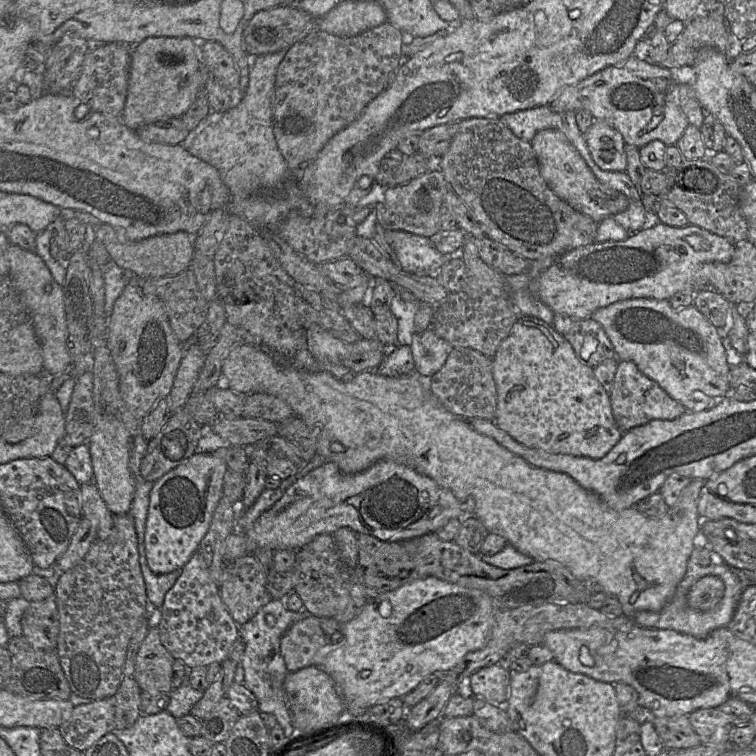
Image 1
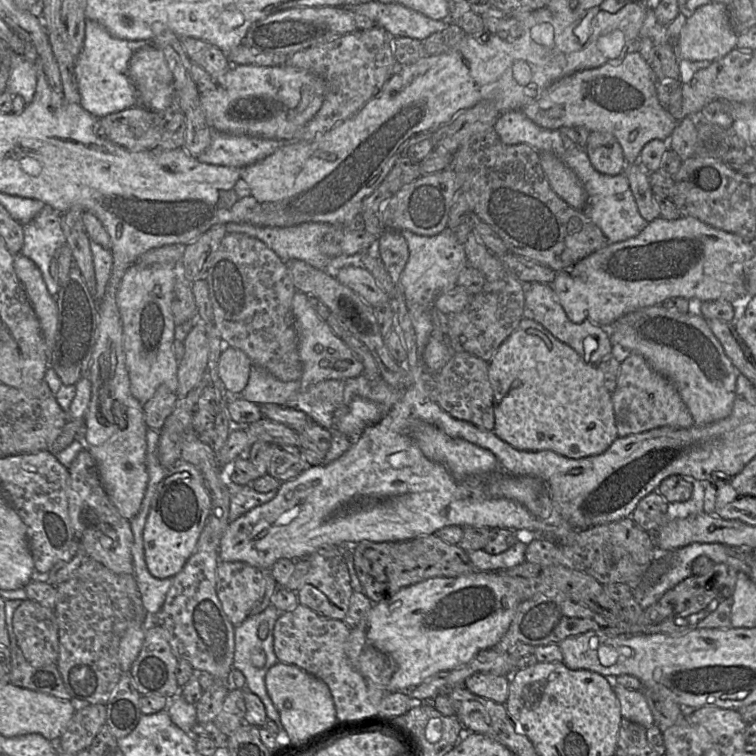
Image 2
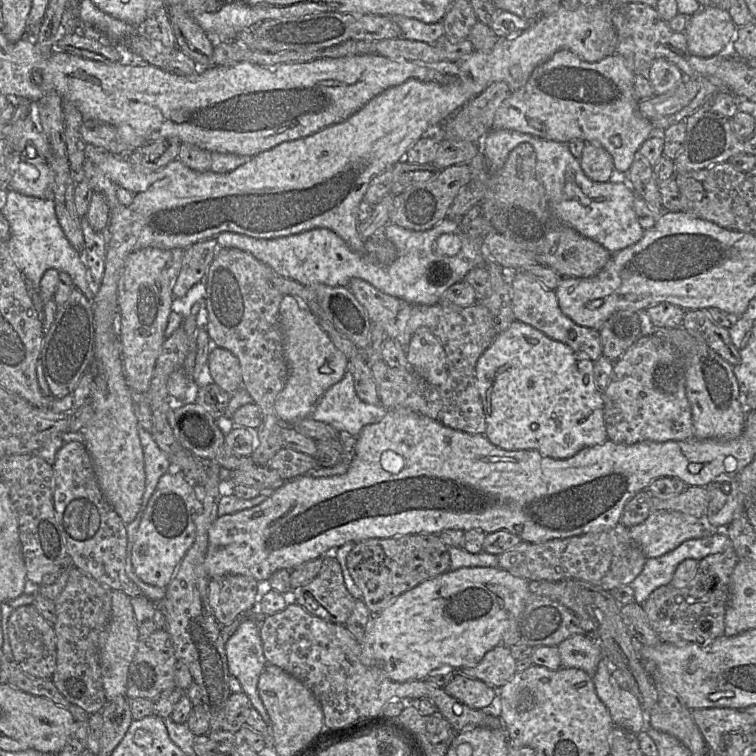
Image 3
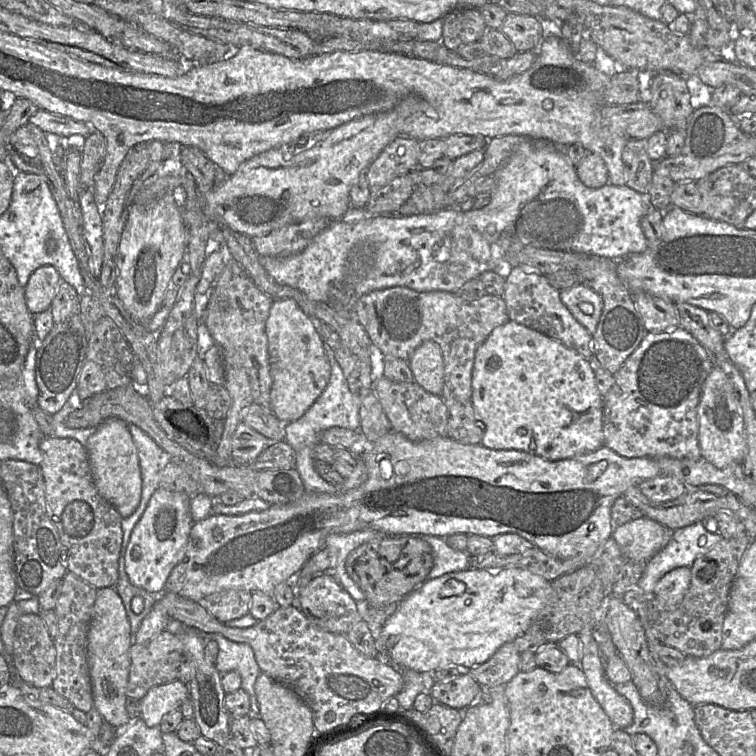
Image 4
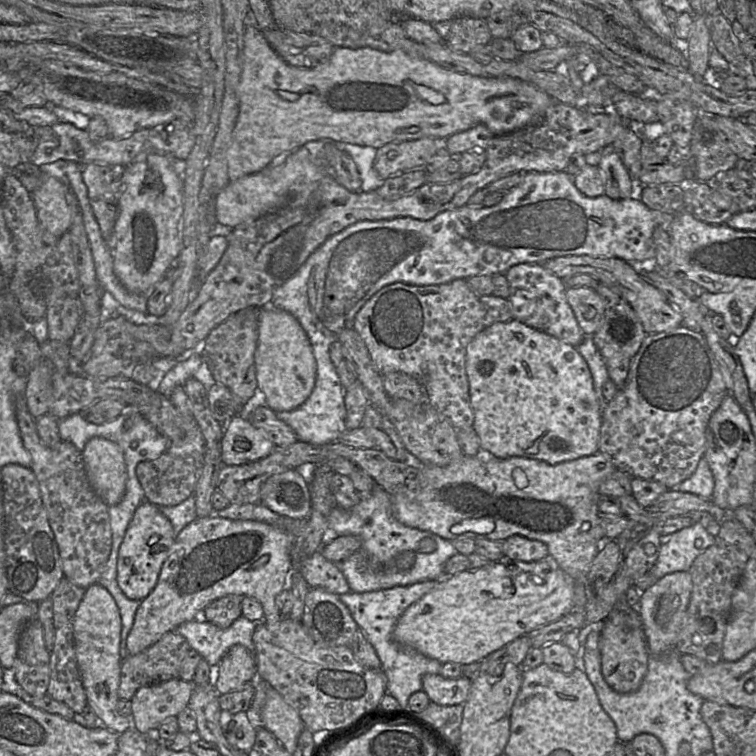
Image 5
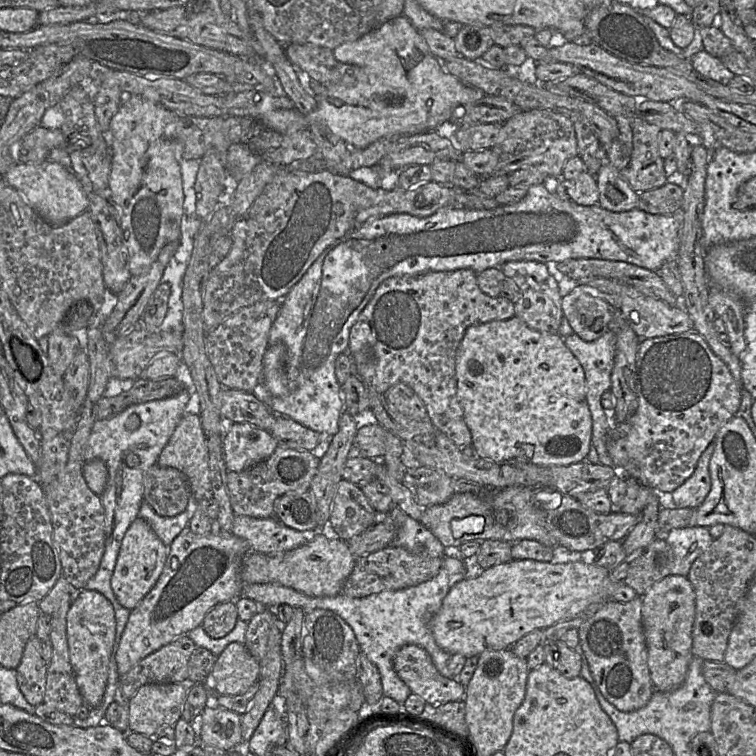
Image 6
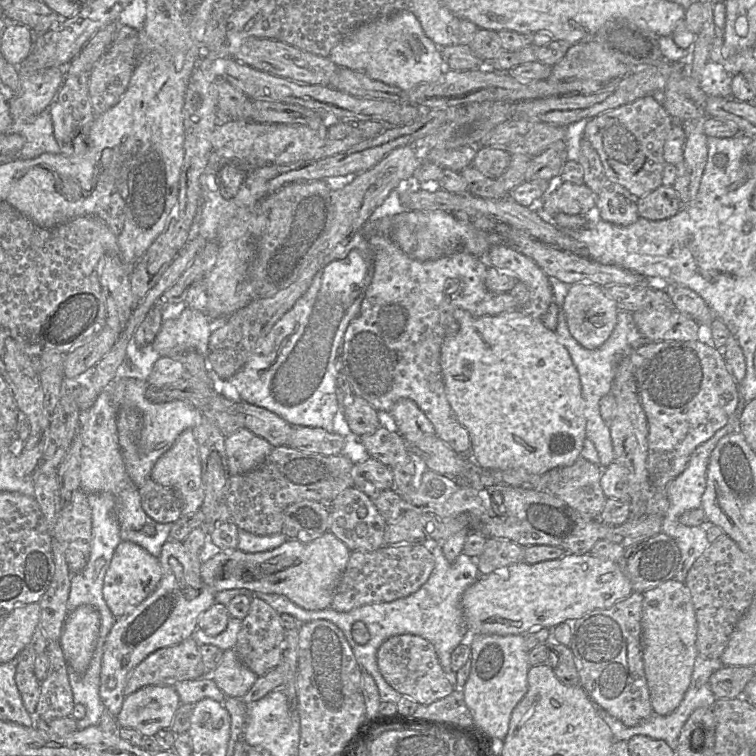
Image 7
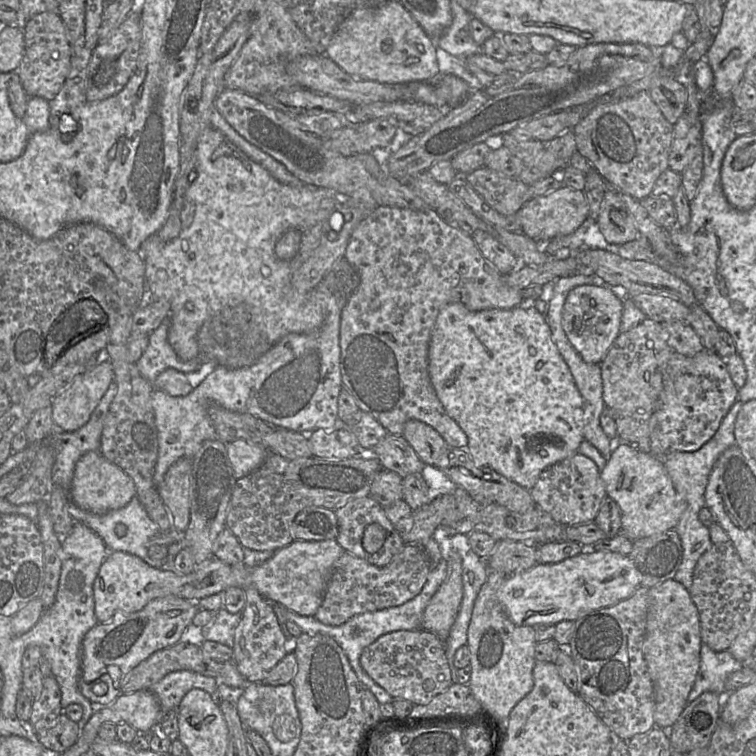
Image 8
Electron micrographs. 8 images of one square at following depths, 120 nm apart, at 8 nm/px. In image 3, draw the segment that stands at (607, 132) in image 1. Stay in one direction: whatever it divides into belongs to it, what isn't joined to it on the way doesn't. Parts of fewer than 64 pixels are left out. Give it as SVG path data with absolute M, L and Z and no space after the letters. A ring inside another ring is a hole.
M585 142L580 166L585 175L594 182L609 182L614 170L611 154L596 143Z

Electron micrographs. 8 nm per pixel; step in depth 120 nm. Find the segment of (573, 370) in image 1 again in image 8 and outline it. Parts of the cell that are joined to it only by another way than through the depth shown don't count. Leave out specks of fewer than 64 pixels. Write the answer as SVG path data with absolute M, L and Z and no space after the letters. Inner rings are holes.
M461 302L447 304L440 310L431 333L428 350L428 371L432 386L445 411L467 435L468 444L466 450L469 452L475 466L490 468L525 489L531 490L543 470L570 457L579 450L579 445L584 439L584 401L568 365L552 340L551 330L545 314L533 304L522 303L511 309L487 309L481 311L470 311Z

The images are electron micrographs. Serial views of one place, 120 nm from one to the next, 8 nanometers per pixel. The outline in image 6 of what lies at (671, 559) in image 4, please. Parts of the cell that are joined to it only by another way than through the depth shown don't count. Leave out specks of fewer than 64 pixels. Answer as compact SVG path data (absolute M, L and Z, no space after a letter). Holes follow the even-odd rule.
M688 526L672 529L662 537L672 548L674 561L670 575L687 576L692 563L714 540L707 527Z

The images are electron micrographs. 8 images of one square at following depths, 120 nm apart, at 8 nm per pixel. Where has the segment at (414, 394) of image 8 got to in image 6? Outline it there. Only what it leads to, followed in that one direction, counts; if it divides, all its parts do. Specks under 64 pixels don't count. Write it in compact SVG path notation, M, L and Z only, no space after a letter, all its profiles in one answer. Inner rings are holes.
M471 269L394 276L387 278L377 287L351 327L347 353L354 366L354 374L376 392L384 394L397 383L411 387L425 405L436 429L462 449L472 445L472 436L457 397L455 367L458 347L469 326L493 320L507 320L513 316L514 303L501 296L491 297L484 294L478 287L477 273Z

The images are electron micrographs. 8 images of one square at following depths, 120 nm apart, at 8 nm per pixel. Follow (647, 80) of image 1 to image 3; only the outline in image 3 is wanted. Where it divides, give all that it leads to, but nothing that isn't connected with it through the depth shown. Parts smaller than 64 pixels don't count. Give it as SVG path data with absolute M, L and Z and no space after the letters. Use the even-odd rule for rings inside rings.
M559 50L533 70L523 87L504 99L495 112L492 129L514 130L563 143L573 139L596 143L611 154L615 170L627 173L641 145L655 132L651 122L639 111L640 100L634 91L634 78L635 73L621 55L613 54L598 62L587 62L569 50Z

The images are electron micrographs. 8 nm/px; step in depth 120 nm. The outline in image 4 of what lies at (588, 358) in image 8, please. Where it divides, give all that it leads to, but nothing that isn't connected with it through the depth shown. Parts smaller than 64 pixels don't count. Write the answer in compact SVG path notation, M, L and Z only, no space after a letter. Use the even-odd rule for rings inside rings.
M581 283L560 290L559 296L572 316L593 334L603 308L601 296Z

